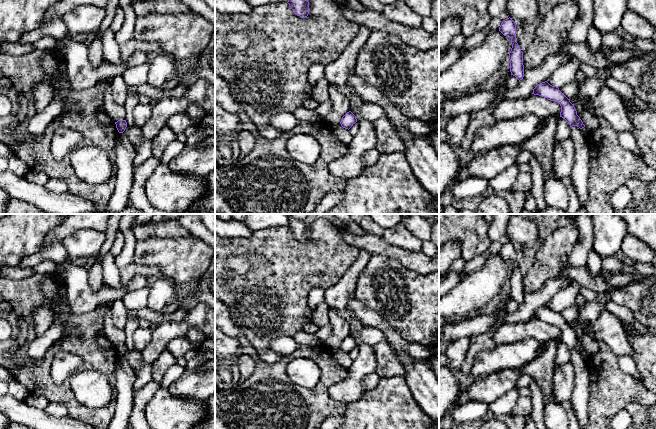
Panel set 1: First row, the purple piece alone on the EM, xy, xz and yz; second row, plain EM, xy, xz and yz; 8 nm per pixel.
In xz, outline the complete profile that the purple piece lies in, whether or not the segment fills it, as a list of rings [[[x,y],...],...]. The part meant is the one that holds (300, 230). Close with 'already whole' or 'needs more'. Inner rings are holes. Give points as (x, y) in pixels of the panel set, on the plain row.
[[[288,217],[287,227],[297,240],[302,242],[308,240],[309,226],[304,221]]]; already whole

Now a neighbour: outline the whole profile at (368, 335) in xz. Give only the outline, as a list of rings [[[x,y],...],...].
[[[364,327],[358,334],[350,335],[356,340],[357,346],[360,344],[367,344],[372,347],[380,342],[387,343],[384,334],[379,329],[372,327]]]

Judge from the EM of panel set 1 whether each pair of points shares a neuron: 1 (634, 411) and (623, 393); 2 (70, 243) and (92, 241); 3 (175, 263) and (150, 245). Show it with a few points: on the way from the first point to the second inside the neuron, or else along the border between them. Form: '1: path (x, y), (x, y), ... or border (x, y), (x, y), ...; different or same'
1: border (645, 407), (638, 403), (629, 403), (624, 408); different
2: path (75, 243), (87, 242); same
3: path (169, 257), (165, 253), (156, 251); same

